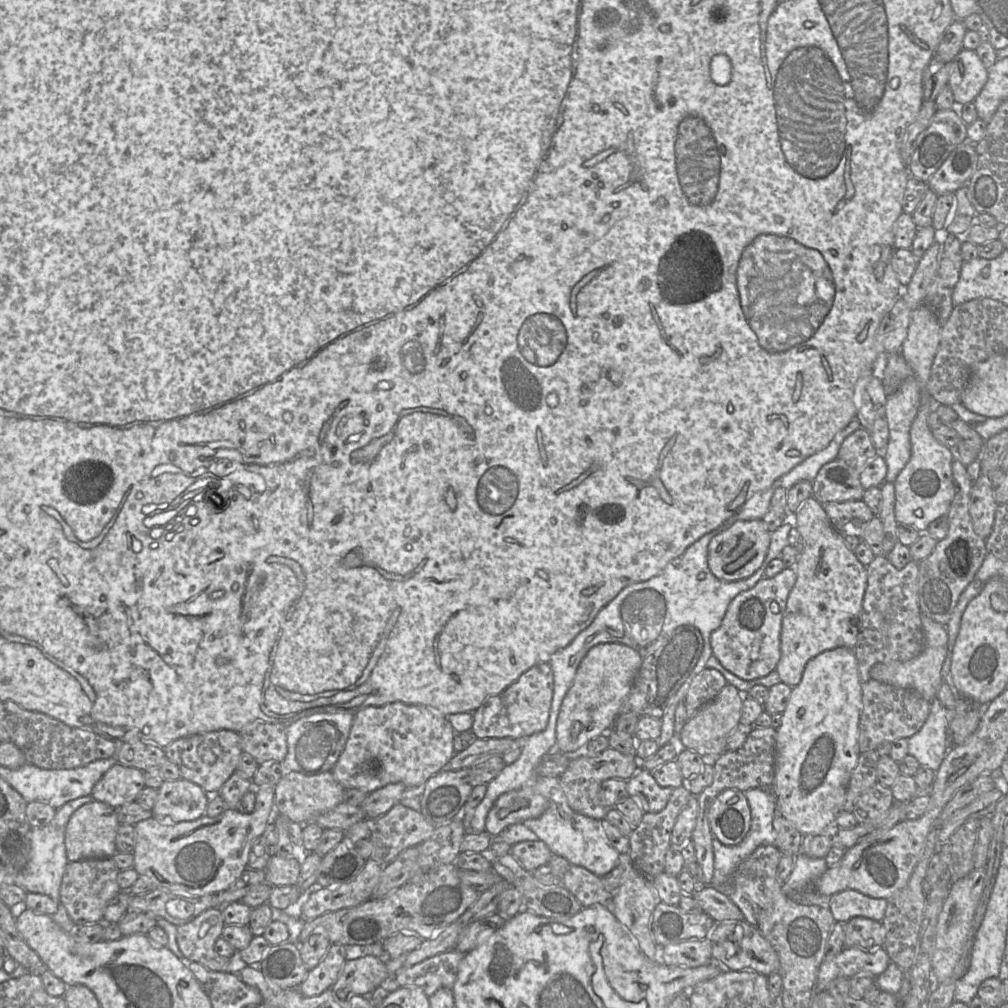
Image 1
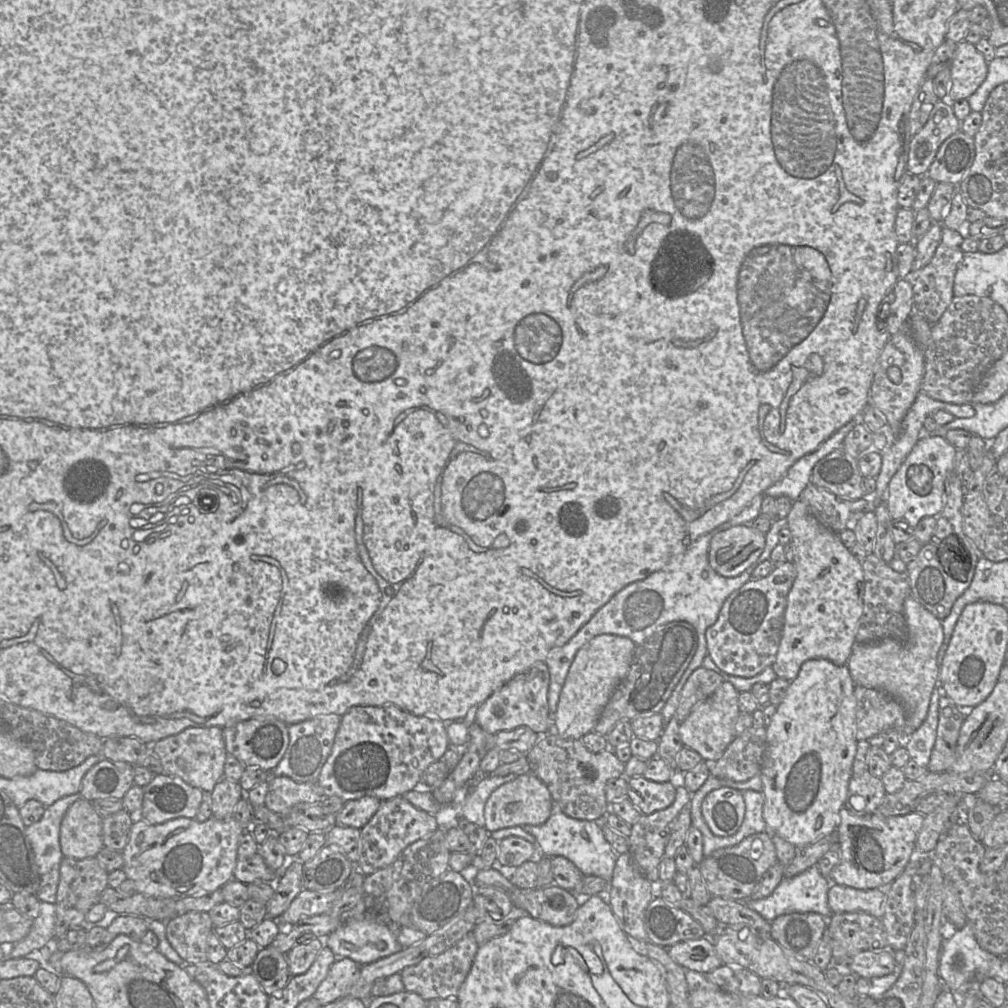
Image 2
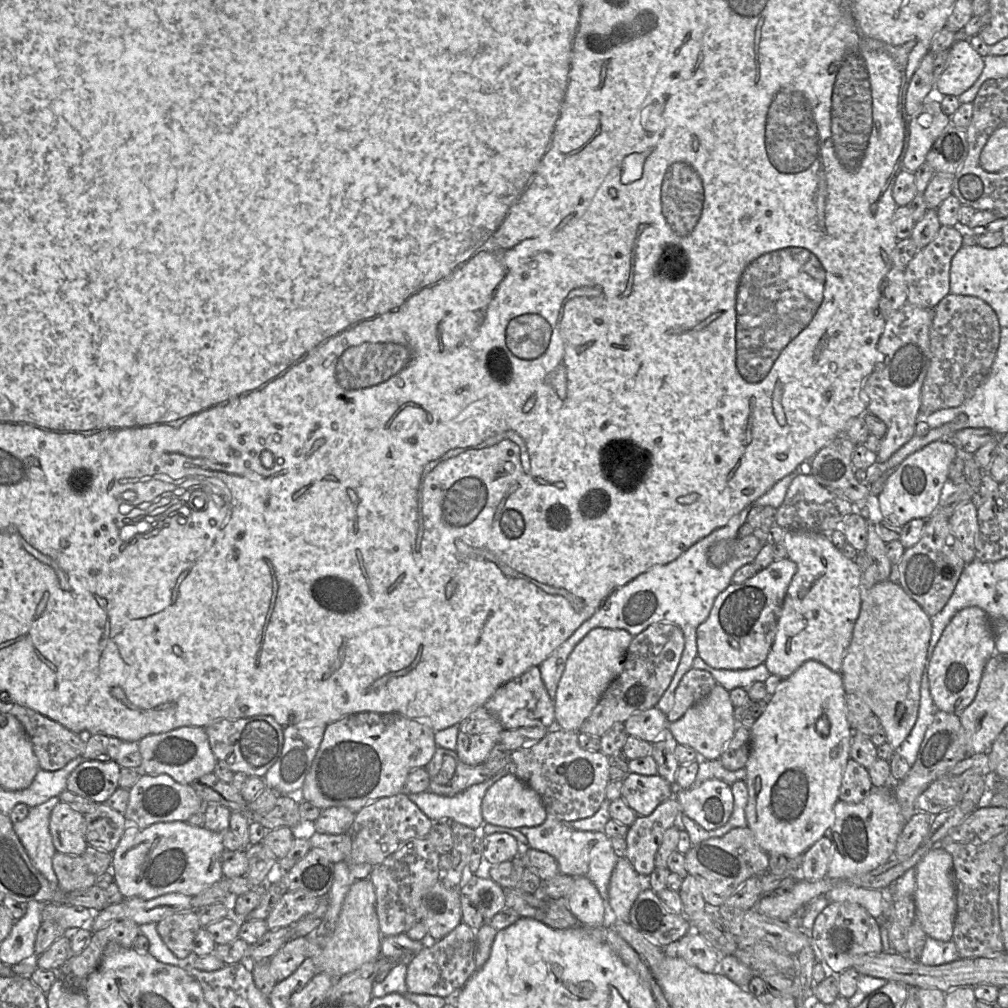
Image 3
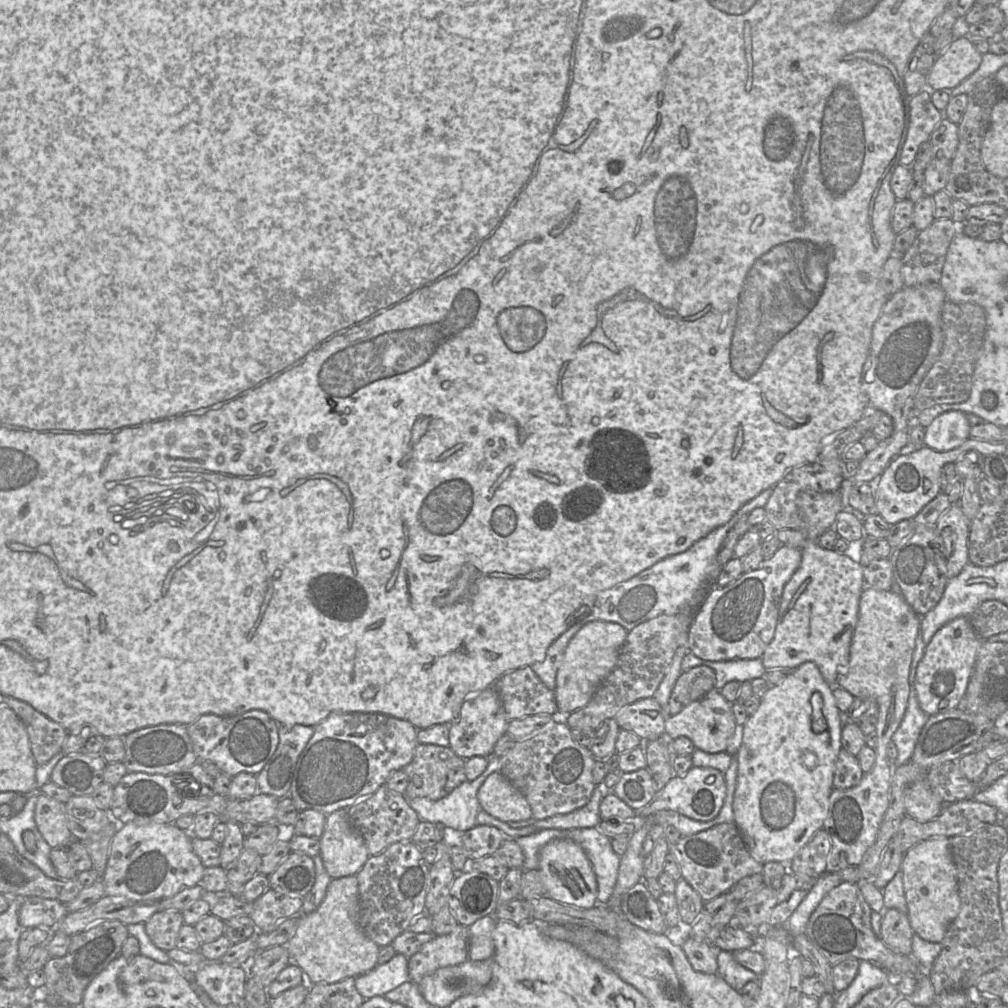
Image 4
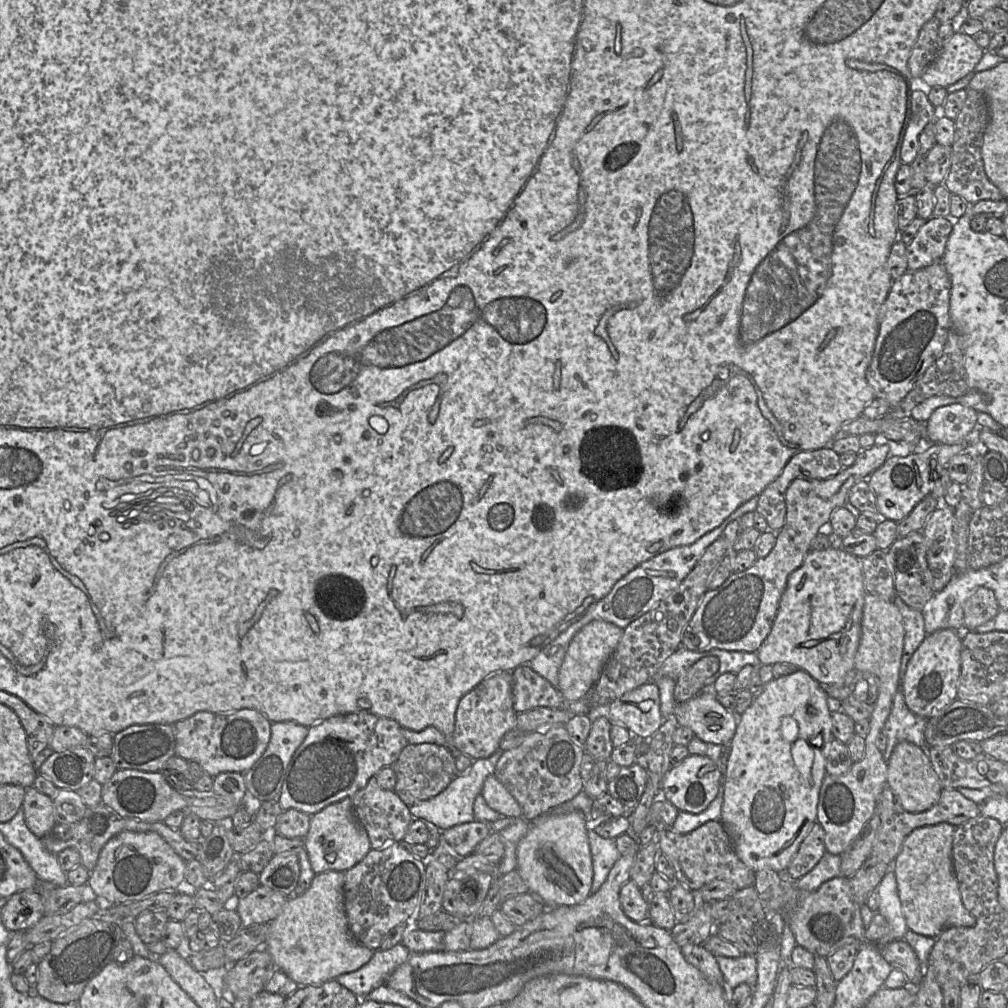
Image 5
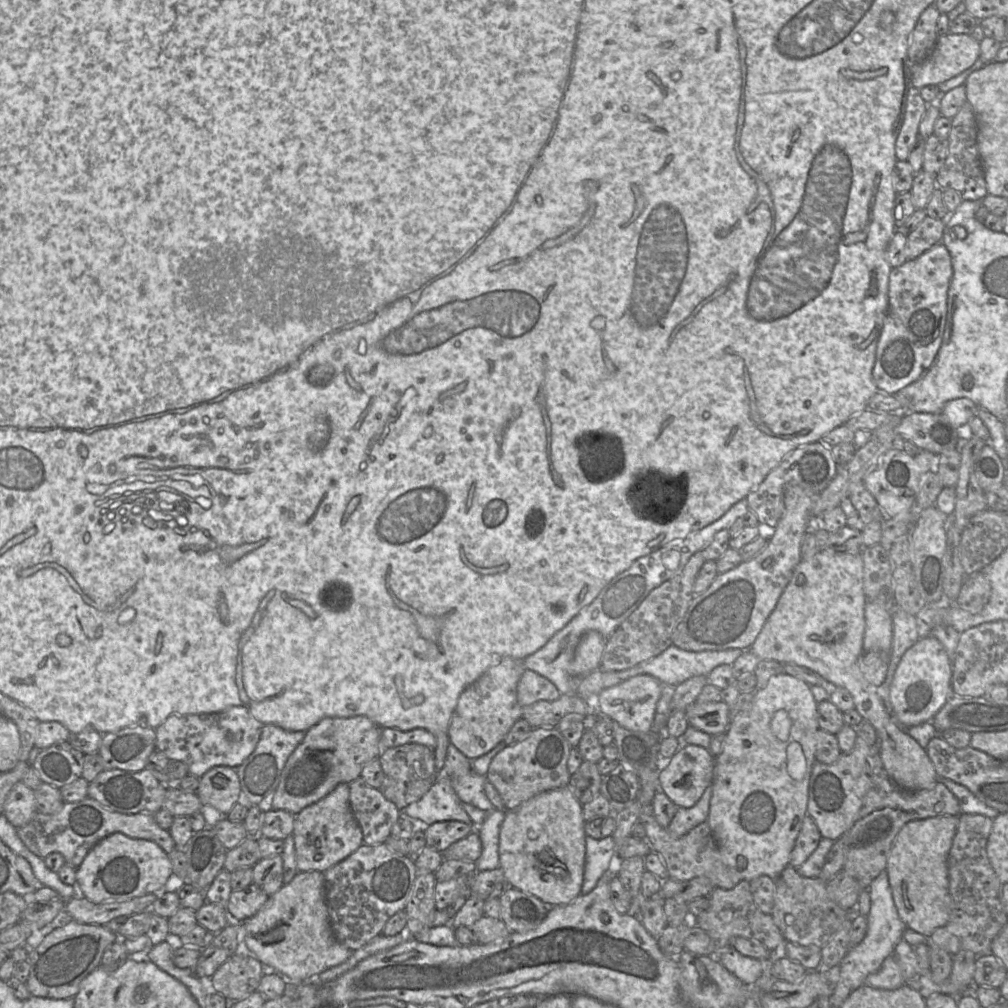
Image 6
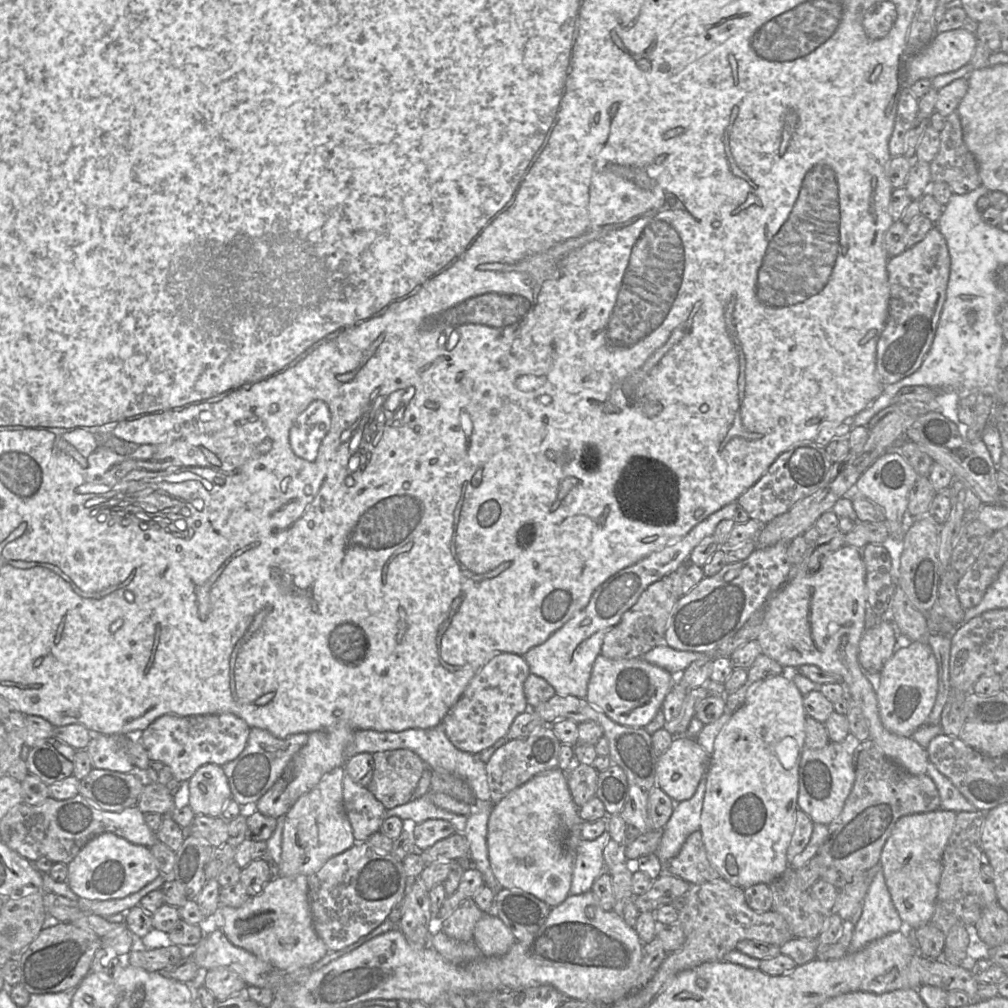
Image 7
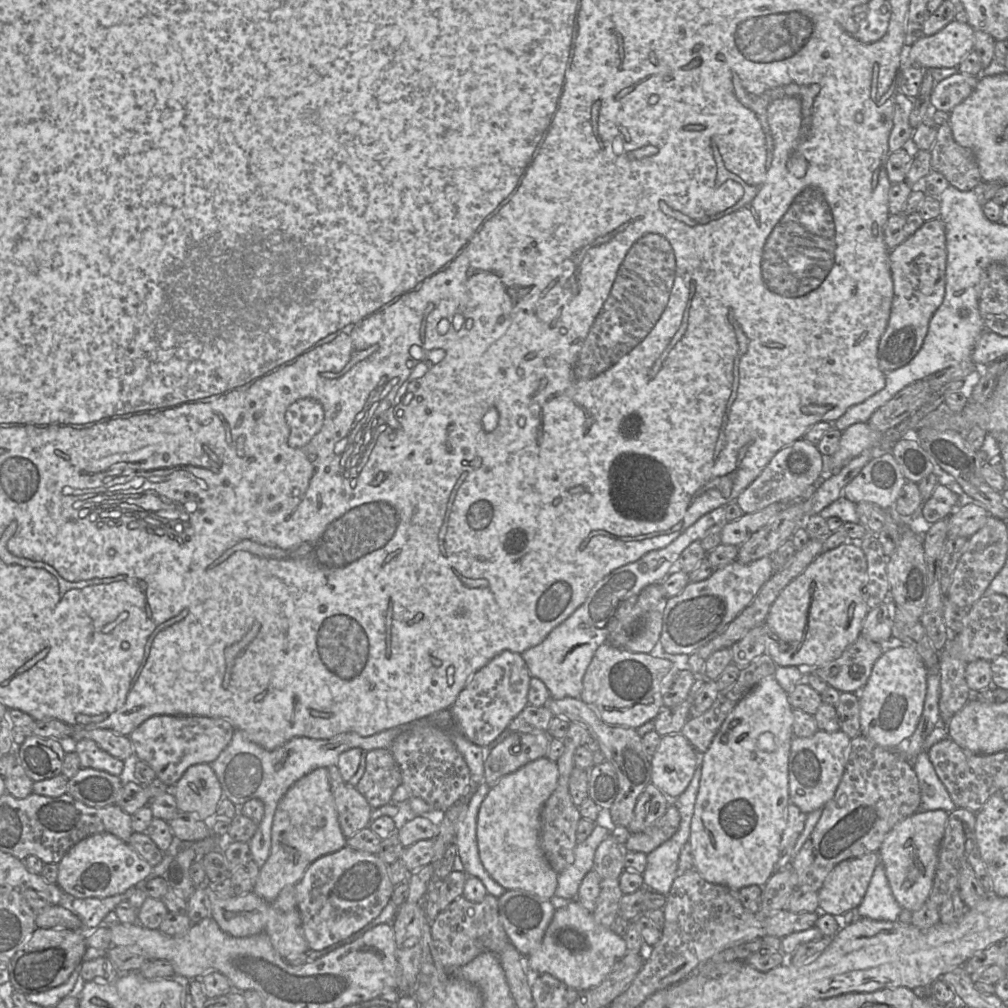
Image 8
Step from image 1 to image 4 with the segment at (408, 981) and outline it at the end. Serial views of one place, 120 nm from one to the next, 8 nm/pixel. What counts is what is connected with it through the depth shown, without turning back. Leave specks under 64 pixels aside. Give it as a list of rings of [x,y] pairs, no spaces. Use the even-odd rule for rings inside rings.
[[[458,924],[449,934],[435,936],[409,958],[410,981],[418,984],[440,968],[455,966],[469,959],[469,927]]]

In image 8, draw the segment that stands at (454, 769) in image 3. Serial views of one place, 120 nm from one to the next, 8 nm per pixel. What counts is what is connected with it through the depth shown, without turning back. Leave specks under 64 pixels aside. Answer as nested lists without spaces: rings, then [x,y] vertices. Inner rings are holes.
[[[389,748],[367,751],[365,772],[355,788],[372,808],[391,803],[394,791],[401,784],[401,769]]]

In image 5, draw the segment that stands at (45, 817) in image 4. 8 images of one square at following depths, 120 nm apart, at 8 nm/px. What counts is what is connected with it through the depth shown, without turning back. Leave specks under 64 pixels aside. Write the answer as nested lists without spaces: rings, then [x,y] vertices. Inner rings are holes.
[[[34,787],[26,788],[22,809],[28,828],[39,839],[56,824],[52,799]]]

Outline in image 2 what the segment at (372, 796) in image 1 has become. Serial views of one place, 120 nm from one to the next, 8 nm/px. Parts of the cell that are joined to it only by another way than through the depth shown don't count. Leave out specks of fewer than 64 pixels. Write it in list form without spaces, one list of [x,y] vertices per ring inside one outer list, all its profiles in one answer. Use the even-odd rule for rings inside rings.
[[[371,796],[346,802],[336,815],[336,825],[361,829],[380,807],[381,800]]]

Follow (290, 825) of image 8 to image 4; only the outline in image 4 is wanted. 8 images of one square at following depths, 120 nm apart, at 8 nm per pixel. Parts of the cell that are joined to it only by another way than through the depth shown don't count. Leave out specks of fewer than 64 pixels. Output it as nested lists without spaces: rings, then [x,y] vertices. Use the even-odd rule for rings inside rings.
[[[348,809],[326,816],[320,840],[320,856],[332,879],[356,875],[369,859],[362,835],[352,825]]]

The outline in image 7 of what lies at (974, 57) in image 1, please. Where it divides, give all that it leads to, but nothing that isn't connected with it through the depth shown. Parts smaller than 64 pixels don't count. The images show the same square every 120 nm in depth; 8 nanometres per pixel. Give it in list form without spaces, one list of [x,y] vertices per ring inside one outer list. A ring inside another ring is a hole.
[[[964,28],[936,33],[932,41],[915,56],[908,56],[907,86],[916,81],[954,72],[968,64],[975,52],[976,34]]]

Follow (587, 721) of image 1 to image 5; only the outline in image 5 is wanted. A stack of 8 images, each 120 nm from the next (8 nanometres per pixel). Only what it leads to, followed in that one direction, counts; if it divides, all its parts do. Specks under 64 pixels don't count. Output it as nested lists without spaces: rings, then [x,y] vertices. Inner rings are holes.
[[[594,620],[585,625],[573,637],[559,669],[558,690],[565,702],[578,701],[589,695],[617,647],[622,634],[623,629],[615,624],[603,620]]]

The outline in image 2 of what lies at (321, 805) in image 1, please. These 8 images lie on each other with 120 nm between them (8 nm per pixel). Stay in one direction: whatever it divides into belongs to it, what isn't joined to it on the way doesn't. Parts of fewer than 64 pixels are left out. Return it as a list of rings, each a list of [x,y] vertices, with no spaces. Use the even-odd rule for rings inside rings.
[[[286,776],[272,777],[264,806],[281,815],[287,815],[298,803],[317,803],[323,797],[317,782],[298,783]]]

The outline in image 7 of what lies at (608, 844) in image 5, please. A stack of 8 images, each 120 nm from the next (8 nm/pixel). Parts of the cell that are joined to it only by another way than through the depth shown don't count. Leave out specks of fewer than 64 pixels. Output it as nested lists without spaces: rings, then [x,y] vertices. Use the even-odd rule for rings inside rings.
[[[605,831],[595,840],[582,839],[576,850],[570,895],[580,895],[591,890],[594,881],[605,870],[603,850],[610,840]]]

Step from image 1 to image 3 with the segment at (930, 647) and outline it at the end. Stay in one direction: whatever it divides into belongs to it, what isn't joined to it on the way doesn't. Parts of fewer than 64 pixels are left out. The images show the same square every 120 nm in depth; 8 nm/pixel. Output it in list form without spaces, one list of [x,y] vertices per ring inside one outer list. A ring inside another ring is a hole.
[[[889,580],[882,581],[873,585],[868,591],[863,592],[860,614],[854,626],[851,644],[844,656],[842,663],[841,675],[843,687],[847,694],[855,694],[869,706],[873,714],[876,715],[876,717],[879,719],[881,726],[886,732],[887,743],[889,743],[895,751],[901,746],[902,742],[910,734],[918,717],[918,709],[920,704],[920,686],[922,674],[925,668],[931,631],[931,617],[928,616],[926,612],[910,596],[907,595],[907,593],[898,583],[893,583]]]

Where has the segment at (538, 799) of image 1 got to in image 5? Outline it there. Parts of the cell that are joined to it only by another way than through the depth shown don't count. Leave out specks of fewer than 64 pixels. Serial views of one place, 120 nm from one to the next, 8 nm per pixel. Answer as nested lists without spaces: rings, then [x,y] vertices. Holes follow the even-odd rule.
[[[494,774],[485,779],[481,794],[487,805],[501,815],[510,818],[522,817],[519,803]]]

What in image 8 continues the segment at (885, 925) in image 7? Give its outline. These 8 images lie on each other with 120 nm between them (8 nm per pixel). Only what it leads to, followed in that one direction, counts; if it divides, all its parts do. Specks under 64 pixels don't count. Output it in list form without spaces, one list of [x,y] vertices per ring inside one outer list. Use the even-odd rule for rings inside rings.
[[[880,861],[874,870],[866,894],[857,908],[857,917],[880,921],[897,921],[902,907],[893,895],[886,875],[885,866]]]

